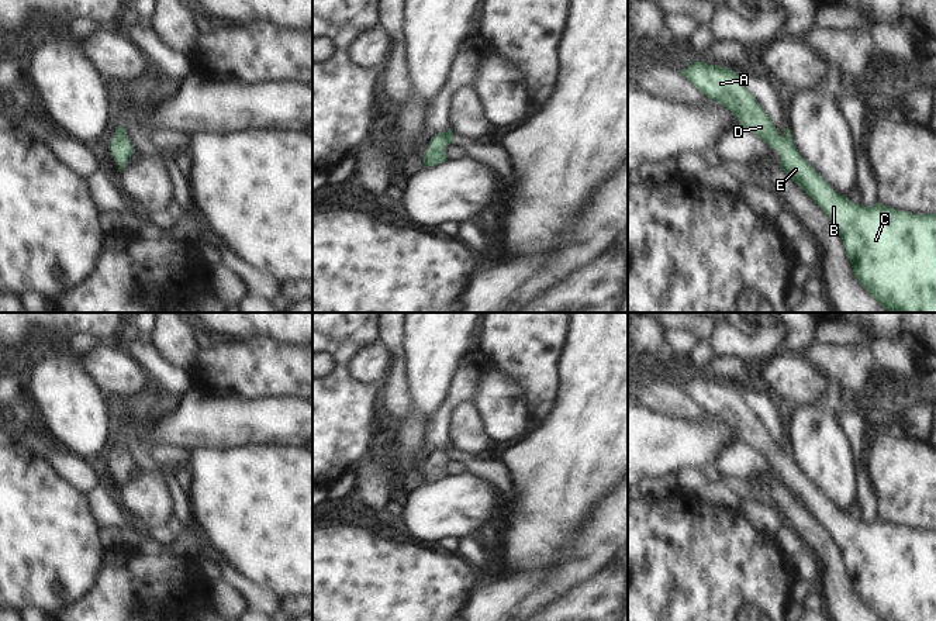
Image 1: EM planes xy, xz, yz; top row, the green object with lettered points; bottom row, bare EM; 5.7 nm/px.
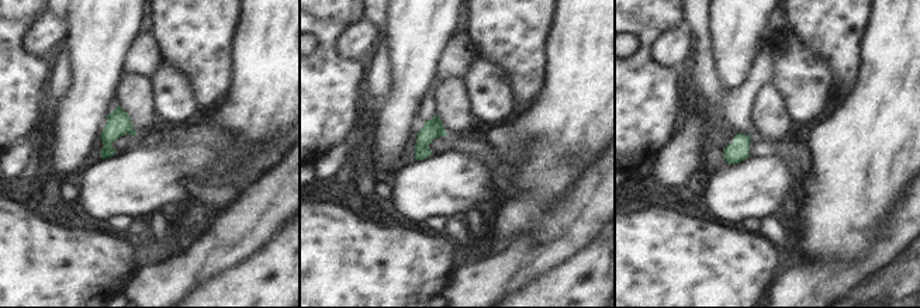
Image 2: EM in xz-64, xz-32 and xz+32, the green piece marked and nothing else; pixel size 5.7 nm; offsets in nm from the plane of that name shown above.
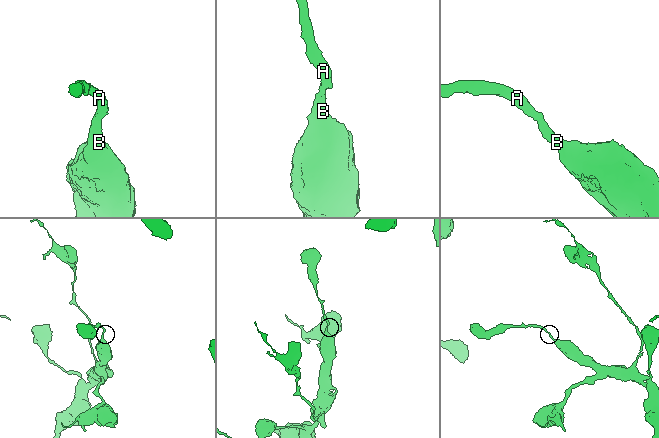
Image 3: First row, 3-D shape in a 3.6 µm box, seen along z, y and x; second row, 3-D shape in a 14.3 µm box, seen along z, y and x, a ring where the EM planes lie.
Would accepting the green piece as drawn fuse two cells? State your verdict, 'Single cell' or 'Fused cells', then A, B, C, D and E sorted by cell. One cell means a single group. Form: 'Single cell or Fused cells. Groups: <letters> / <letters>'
Single cell. Groups: A B C D E.

